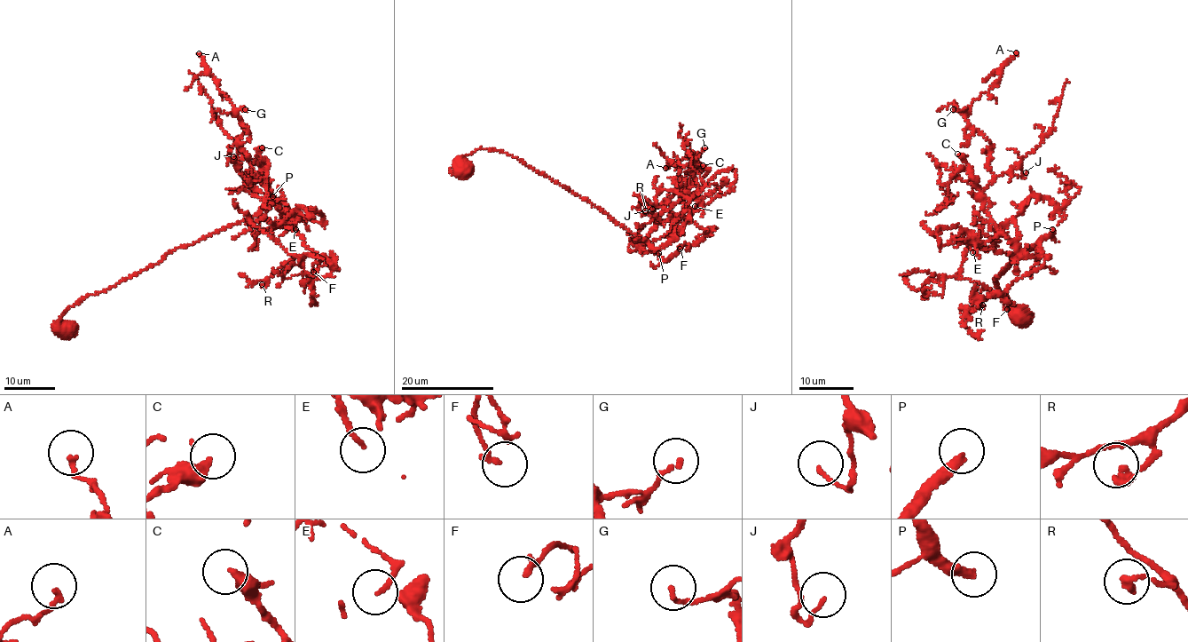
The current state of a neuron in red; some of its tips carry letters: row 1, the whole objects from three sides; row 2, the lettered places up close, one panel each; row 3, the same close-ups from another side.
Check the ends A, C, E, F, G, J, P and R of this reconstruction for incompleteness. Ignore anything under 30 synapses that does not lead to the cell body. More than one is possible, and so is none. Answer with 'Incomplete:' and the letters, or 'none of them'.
Incomplete: P

